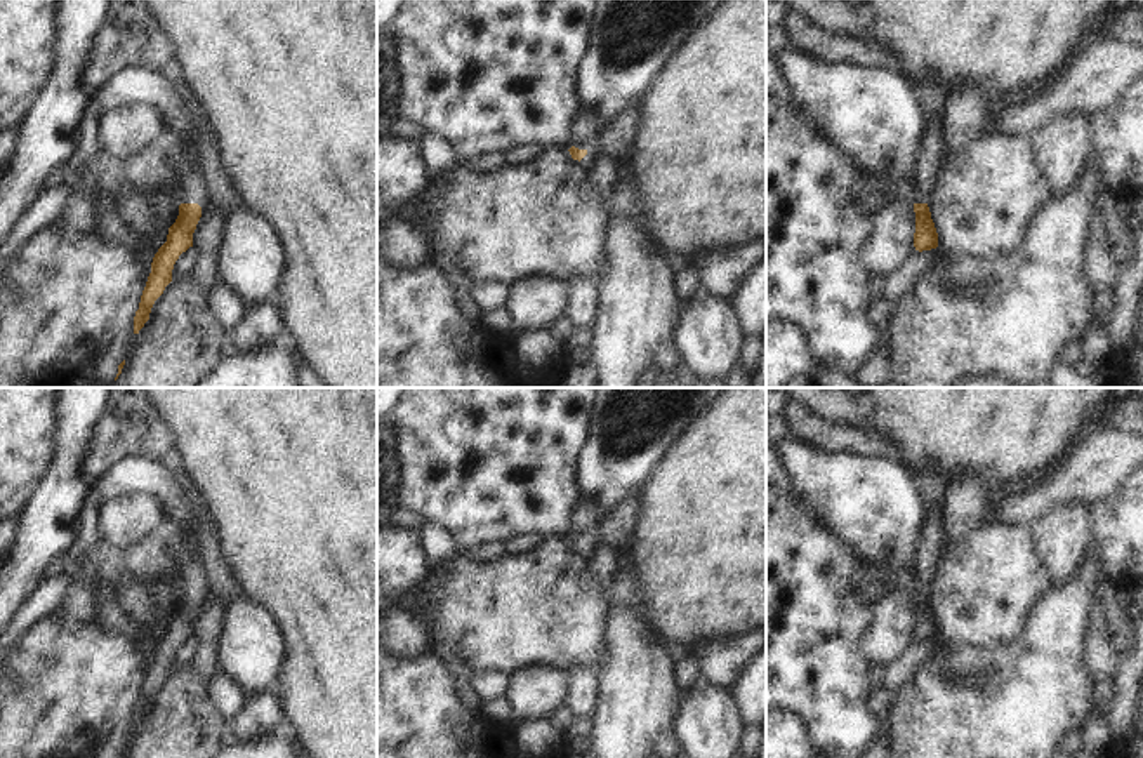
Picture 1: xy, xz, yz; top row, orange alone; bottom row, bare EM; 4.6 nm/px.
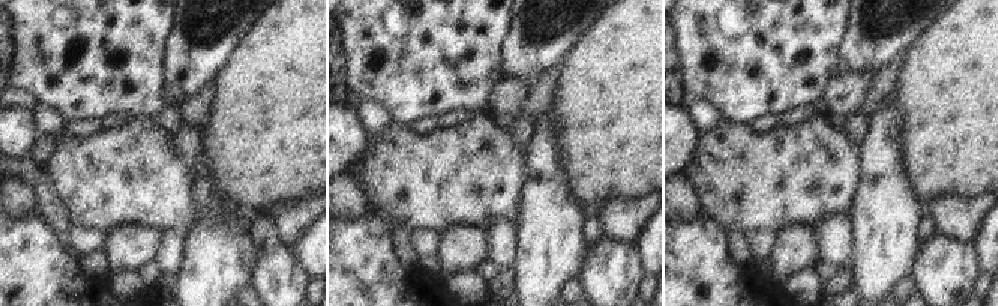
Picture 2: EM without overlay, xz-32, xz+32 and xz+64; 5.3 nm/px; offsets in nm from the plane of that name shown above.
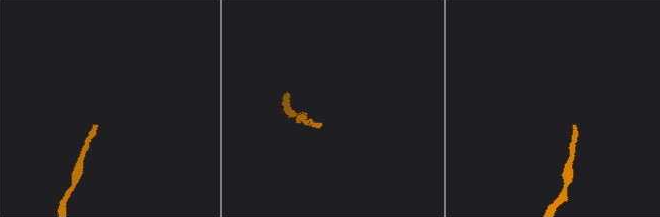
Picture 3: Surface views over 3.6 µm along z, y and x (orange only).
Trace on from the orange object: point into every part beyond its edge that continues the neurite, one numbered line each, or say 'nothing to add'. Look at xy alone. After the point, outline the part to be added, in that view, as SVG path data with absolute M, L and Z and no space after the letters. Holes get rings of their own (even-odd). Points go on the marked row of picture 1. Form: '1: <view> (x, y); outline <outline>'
1: xy (191, 186); outline M174 136L170 139L168 158L177 169L179 203L198 203L200 207L208 207L207 184L200 174L198 163L188 150L177 144Z

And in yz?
1: yz (931, 153); outline M943 120L936 125L928 125L921 137L917 153L917 170L914 174L912 203L929 203L933 200L938 176L945 158Z

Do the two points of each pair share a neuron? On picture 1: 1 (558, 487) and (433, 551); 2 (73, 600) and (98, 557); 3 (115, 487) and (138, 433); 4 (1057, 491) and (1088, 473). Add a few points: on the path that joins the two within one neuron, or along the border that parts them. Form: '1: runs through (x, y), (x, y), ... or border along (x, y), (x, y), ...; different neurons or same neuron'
1: border along (426, 520), (440, 525), (459, 548); different neurons
2: runs through (84, 590), (98, 572), (98, 567); same neuron
3: border along (160, 459), (122, 458), (96, 480); different neurons
4: runs through (1063, 484), (1081, 477); same neuron

